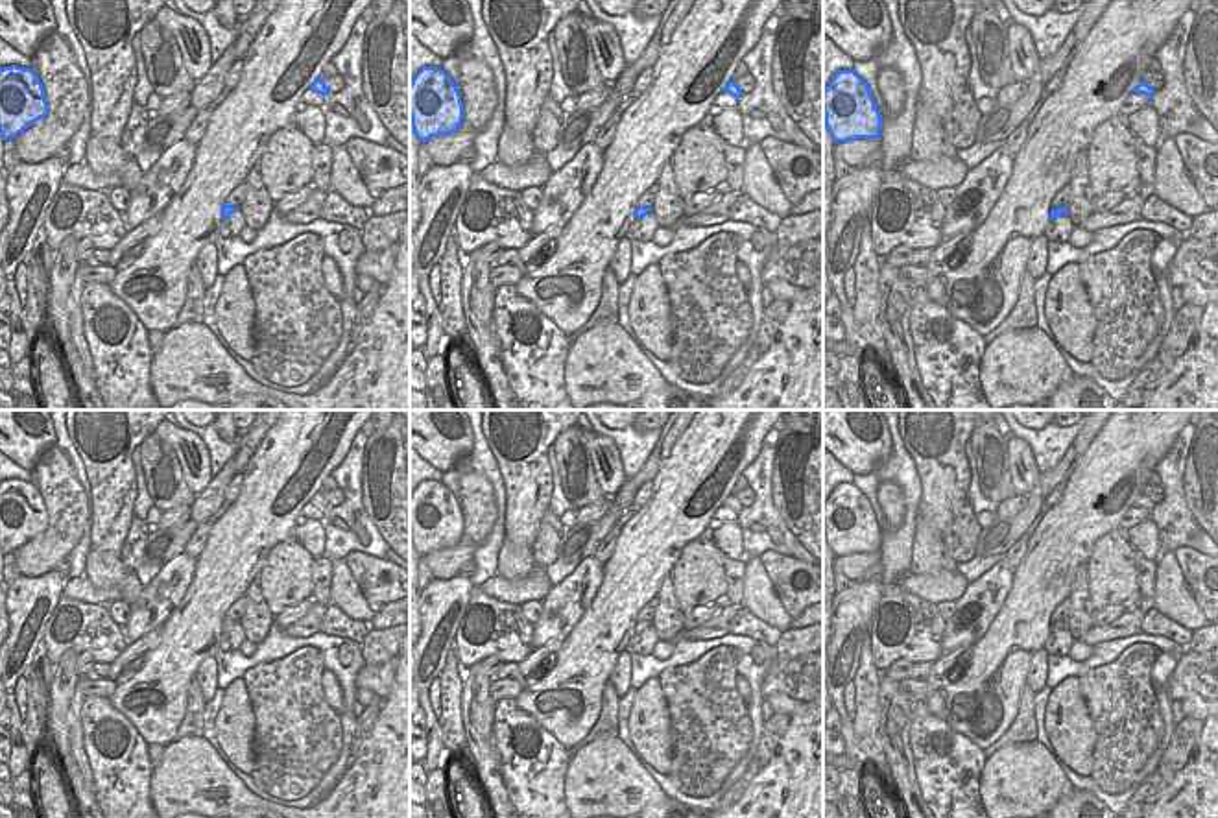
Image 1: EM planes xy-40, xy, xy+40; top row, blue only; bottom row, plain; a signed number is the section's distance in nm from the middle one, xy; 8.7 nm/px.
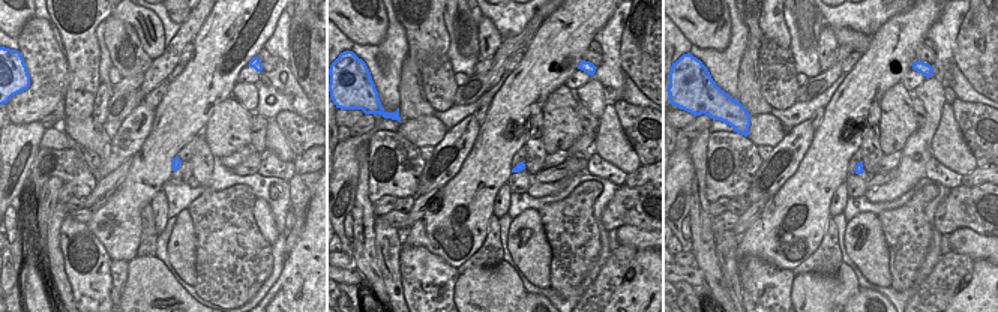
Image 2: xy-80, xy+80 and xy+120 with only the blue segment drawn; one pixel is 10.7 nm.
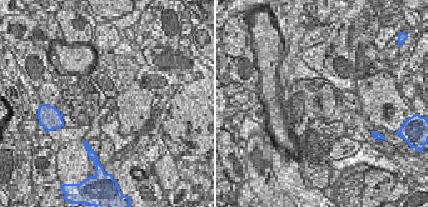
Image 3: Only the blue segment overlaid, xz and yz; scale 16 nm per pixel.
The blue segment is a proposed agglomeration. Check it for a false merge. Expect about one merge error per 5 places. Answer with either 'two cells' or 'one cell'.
one cell

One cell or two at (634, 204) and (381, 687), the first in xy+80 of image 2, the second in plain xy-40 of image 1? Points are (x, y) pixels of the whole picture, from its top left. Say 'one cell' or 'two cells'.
one cell

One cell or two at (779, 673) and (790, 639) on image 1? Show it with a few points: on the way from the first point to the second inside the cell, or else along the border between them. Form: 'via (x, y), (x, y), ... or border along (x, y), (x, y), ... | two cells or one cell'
border along (803, 654), (776, 658) | two cells

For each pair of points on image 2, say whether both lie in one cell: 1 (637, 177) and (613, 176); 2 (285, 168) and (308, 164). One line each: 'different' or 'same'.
1: different
2: different

